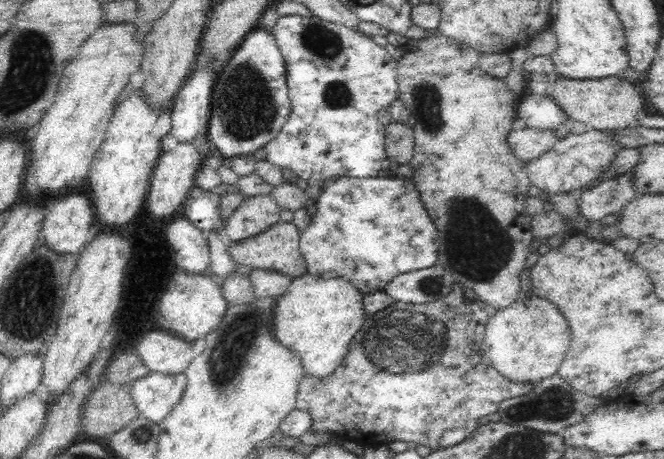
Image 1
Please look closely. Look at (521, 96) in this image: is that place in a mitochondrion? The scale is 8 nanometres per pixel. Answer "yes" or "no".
no

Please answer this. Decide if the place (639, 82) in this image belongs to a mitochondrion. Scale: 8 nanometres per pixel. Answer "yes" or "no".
no

